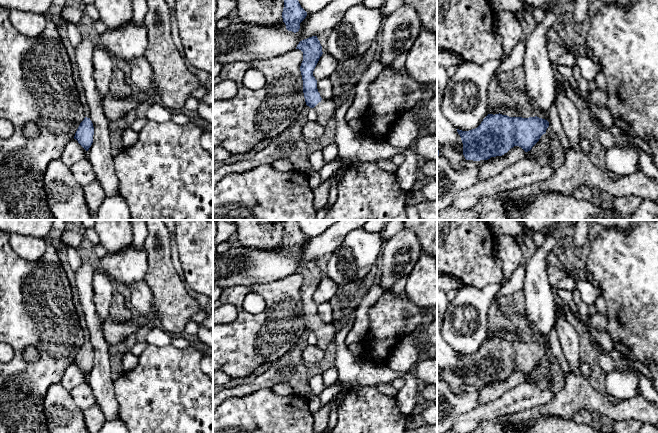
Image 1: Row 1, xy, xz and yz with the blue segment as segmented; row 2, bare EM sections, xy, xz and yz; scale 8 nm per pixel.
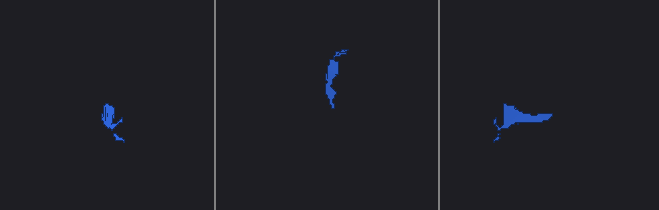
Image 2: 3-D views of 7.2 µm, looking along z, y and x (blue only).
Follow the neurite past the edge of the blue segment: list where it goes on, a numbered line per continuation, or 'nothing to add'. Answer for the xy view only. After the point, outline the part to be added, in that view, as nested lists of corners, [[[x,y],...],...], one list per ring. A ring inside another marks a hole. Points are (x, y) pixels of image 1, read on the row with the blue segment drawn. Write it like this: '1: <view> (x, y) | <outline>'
nothing to add

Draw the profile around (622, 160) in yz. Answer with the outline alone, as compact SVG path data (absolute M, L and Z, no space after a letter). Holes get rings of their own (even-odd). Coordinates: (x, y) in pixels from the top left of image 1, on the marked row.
M632 141L613 146L606 151L607 172L614 177L623 177L637 172L639 155Z

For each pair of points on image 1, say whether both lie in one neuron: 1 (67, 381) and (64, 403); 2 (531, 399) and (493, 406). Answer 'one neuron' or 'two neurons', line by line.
1: two neurons
2: one neuron

